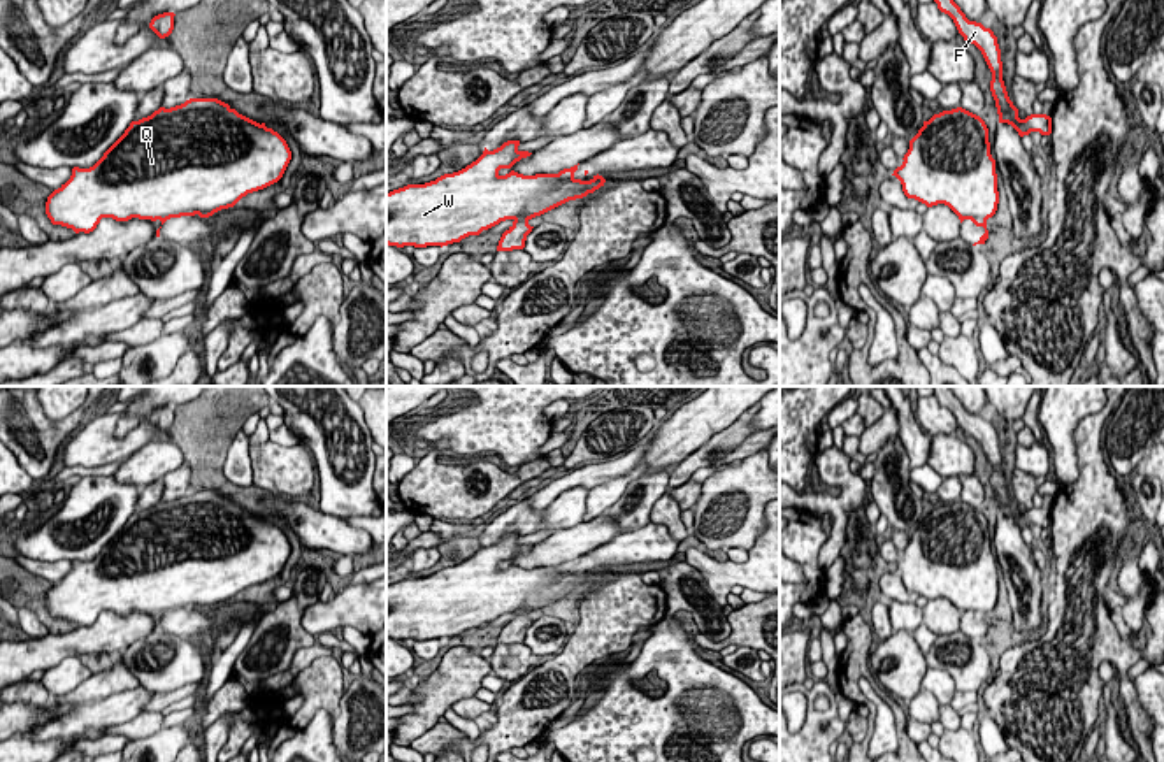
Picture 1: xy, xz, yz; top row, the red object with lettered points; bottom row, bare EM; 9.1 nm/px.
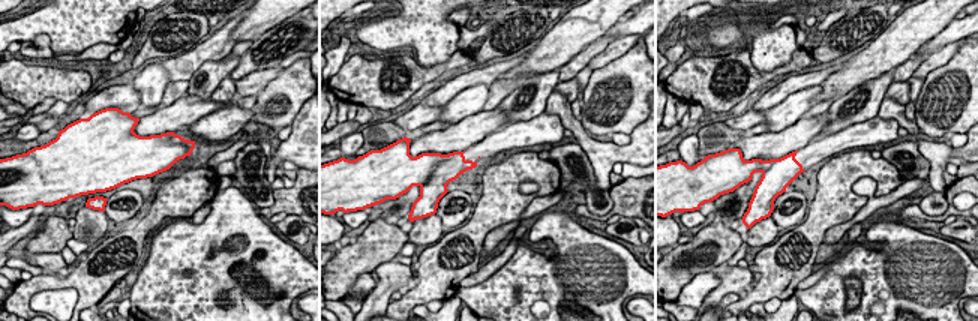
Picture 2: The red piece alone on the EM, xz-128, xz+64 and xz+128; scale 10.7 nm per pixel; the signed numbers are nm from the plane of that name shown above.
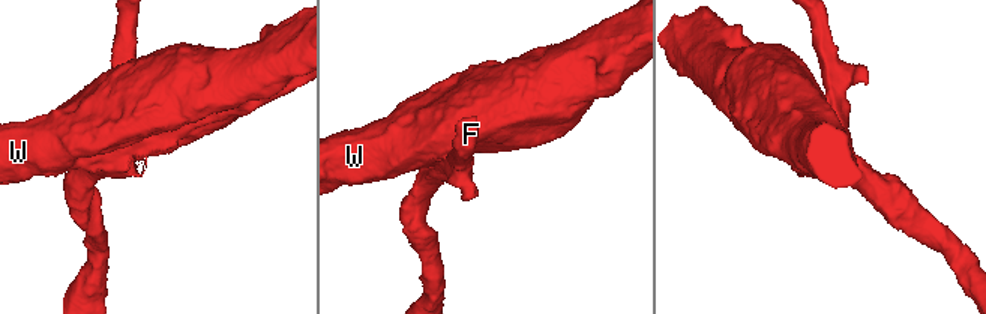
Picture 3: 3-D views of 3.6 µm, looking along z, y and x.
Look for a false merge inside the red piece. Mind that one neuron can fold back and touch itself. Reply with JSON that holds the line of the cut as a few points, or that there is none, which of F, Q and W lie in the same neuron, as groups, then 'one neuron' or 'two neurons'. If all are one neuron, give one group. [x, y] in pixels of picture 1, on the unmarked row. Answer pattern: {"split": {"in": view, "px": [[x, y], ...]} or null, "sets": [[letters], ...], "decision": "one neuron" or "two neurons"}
{"split": {"in": "xy", "px": [[209, 608], [169, 606], [160, 613]]}, "sets": [["F"], ["Q", "W"]], "decision": "two neurons"}

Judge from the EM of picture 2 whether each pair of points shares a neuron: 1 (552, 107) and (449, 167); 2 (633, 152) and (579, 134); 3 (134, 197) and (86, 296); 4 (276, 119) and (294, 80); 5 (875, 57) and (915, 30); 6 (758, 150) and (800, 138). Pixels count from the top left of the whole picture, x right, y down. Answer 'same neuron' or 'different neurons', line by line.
1: different neurons
2: same neuron
3: different neurons
4: same neuron
5: same neuron
6: same neuron

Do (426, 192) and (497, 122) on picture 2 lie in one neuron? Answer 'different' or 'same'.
different

